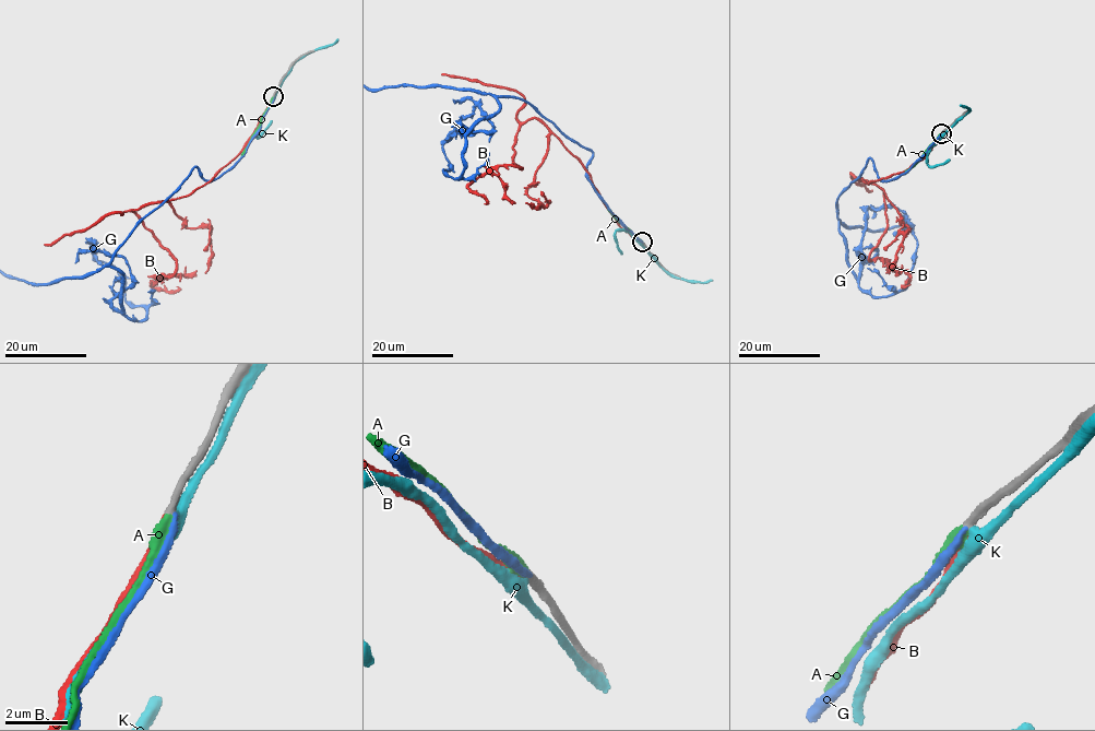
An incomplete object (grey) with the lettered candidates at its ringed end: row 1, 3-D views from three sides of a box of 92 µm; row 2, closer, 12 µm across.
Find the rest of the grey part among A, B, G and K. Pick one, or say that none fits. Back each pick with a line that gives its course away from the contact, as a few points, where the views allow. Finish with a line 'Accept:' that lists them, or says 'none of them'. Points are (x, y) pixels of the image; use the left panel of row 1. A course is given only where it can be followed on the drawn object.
A: it runs (273, 97), (241, 156)
Accept: A

